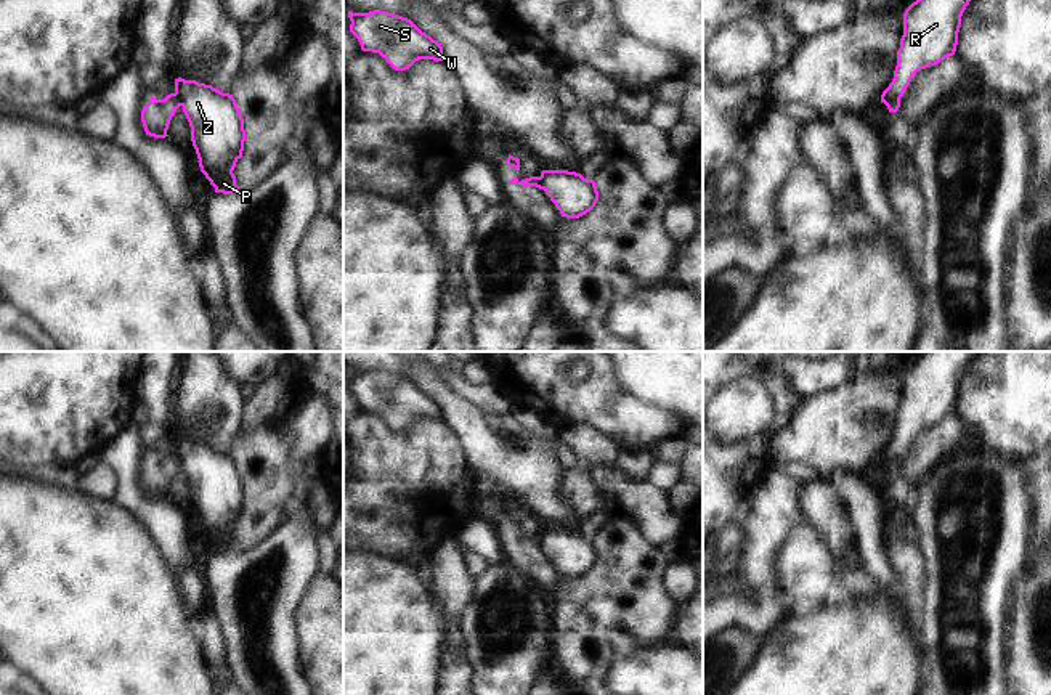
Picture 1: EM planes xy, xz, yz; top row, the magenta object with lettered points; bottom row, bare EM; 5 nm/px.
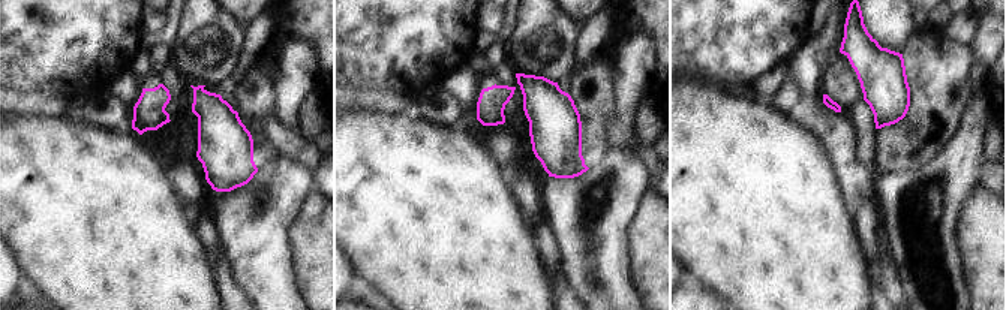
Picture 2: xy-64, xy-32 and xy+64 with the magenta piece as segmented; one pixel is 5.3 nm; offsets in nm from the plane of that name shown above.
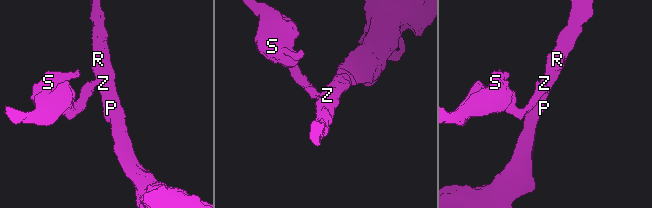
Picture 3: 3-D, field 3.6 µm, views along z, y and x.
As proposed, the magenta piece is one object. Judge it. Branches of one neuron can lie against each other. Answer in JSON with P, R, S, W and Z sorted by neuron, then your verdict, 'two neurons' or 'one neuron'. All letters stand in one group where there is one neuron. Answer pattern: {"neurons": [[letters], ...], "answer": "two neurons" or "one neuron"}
{"neurons": [["P", "R", "Z"], ["S", "W"]], "answer": "two neurons"}

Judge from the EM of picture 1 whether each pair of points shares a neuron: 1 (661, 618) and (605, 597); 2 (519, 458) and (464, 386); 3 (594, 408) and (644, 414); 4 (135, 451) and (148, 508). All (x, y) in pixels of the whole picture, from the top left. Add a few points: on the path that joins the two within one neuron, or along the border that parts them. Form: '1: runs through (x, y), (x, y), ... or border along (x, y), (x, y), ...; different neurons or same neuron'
1: runs through (647, 615), (620, 607); same neuron
2: border along (446, 384), (478, 403), (488, 413); different neurons
3: runs through (607, 408), (616, 414), (631, 414); same neuron
4: runs through (132, 466), (133, 493); same neuron

